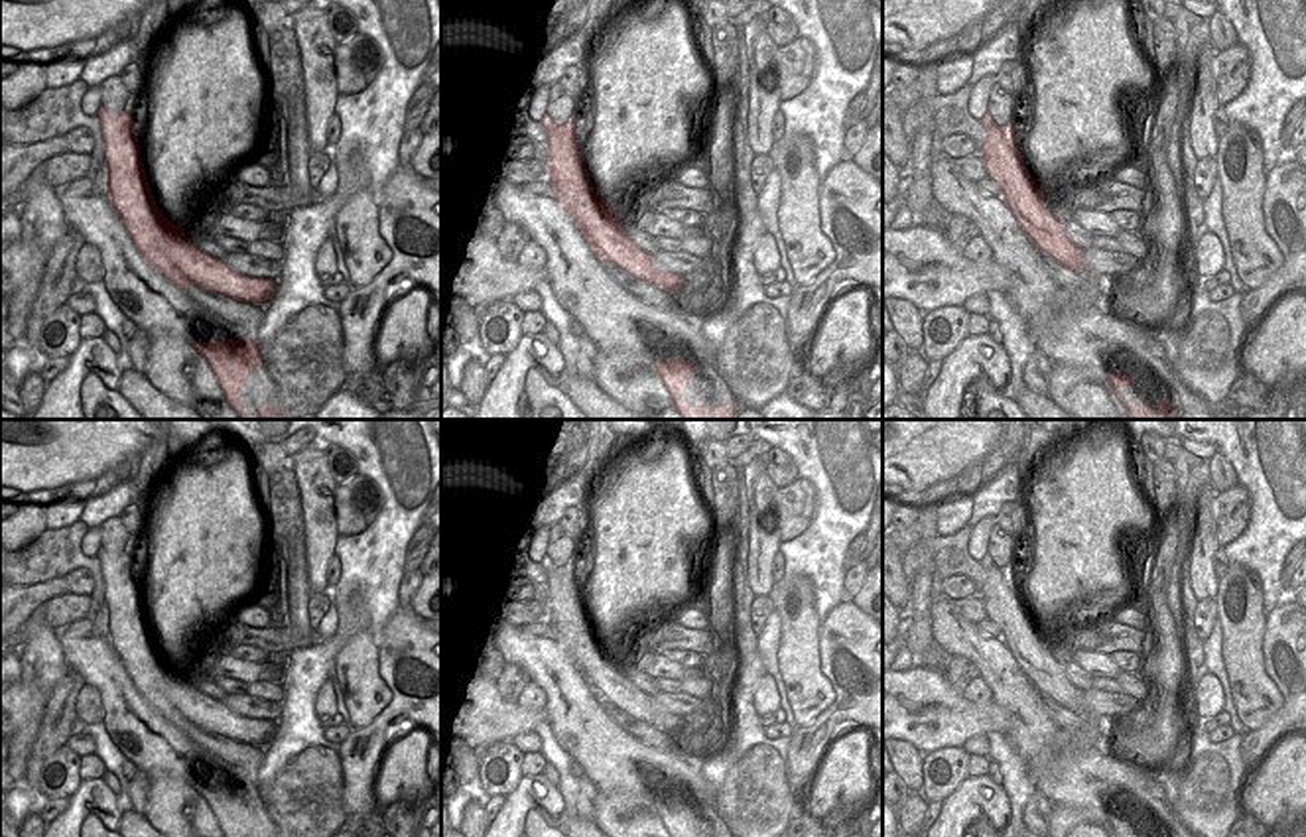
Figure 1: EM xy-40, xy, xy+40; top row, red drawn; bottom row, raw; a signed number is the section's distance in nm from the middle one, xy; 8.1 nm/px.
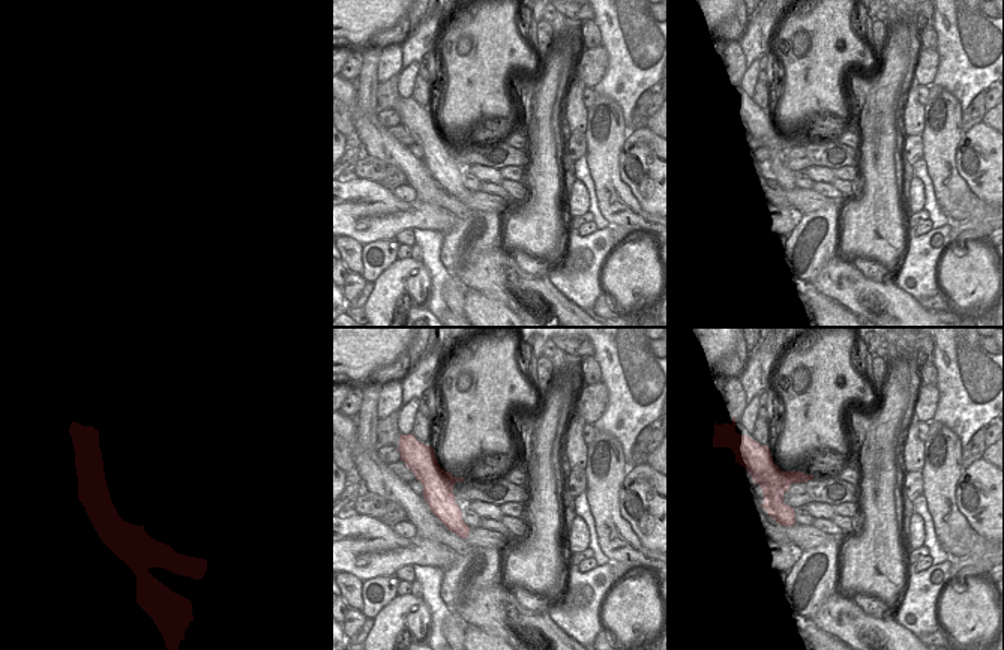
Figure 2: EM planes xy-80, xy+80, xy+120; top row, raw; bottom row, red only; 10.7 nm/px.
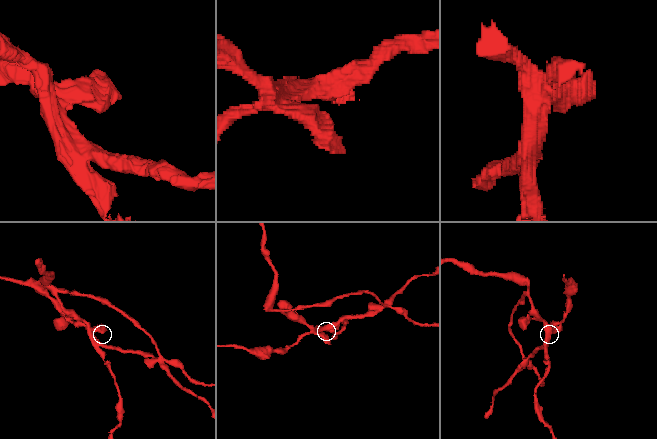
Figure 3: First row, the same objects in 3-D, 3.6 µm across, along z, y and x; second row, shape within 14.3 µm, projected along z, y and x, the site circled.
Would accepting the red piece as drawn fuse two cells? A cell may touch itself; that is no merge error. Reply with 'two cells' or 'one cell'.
two cells

